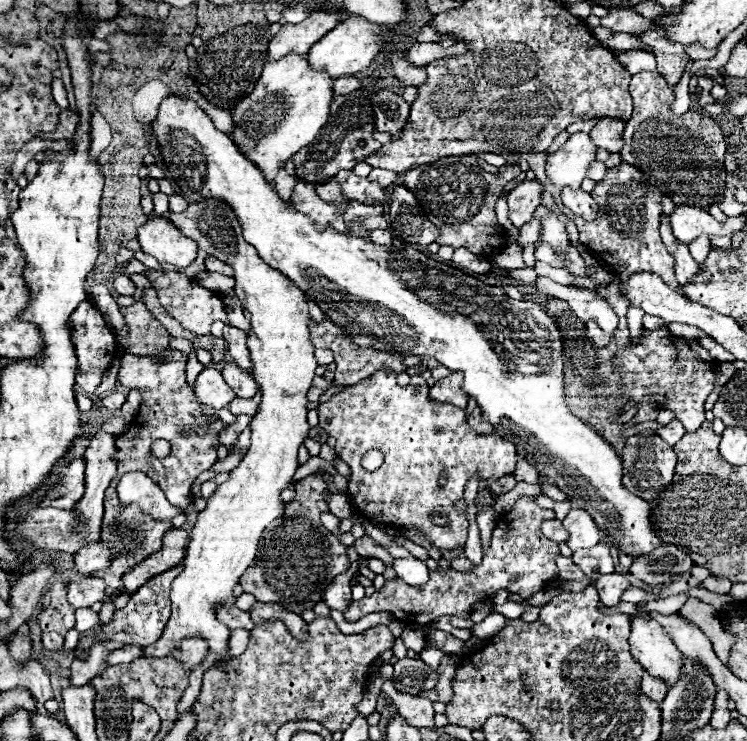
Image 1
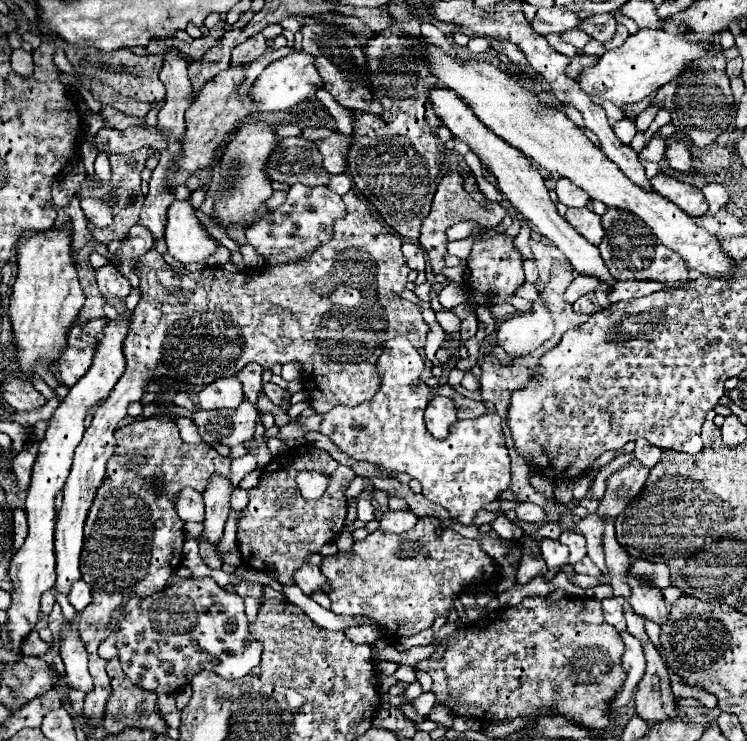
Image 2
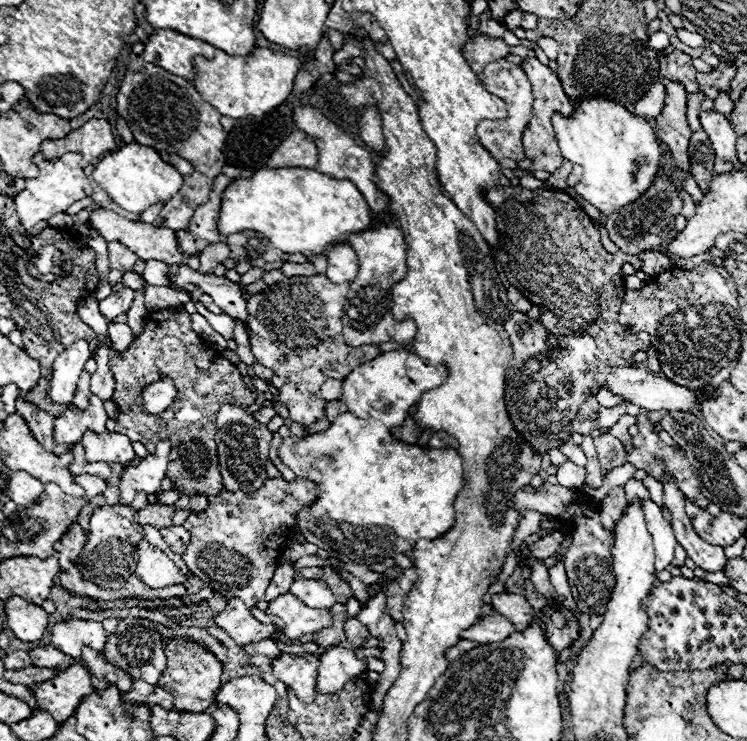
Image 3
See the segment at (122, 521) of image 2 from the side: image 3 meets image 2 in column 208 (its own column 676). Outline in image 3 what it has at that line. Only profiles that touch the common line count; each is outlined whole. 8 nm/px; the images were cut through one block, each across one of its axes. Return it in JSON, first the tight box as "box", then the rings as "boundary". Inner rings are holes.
{"box":[626,410,708,509],"boundary":[[[640,410],[636,424],[638,424],[638,428],[640,428],[640,432],[634,436],[634,450],[628,452],[630,456],[626,454],[626,460],[628,460],[630,464],[634,464],[638,470],[646,470],[648,476],[654,476],[656,480],[662,480],[662,474],[664,474],[664,472],[672,472],[674,478],[676,478],[678,488],[682,490],[682,494],[684,494],[688,500],[692,500],[696,506],[706,509],[708,506],[708,498],[704,498],[704,494],[700,492],[698,480],[696,480],[696,476],[694,476],[694,470],[692,470],[688,458],[684,456],[684,452],[682,452],[678,446],[668,446],[668,444],[664,444],[664,442],[658,438],[658,434],[656,434],[656,430],[654,430],[654,424],[650,424],[648,418],[646,418],[646,410]]]}

